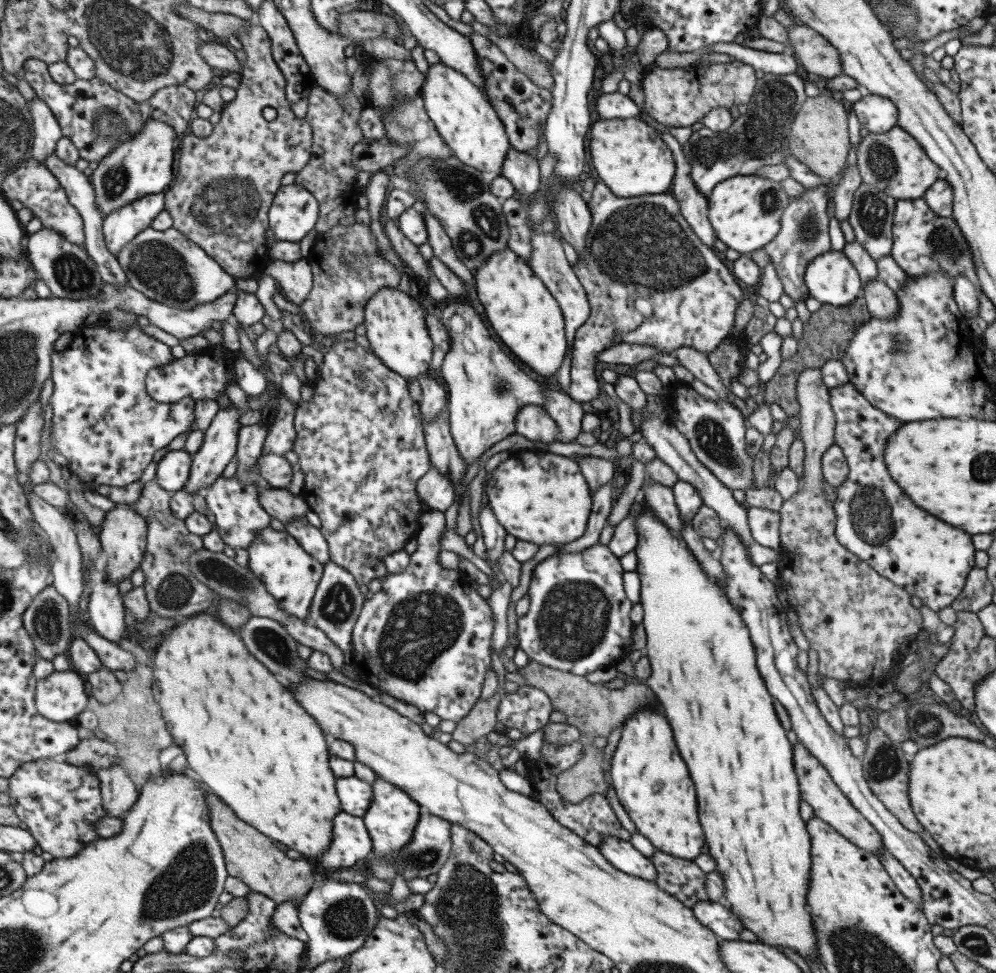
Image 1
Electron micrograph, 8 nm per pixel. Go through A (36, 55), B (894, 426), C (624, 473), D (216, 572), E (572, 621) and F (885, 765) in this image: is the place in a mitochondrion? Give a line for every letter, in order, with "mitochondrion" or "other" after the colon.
A: other
B: other
C: other
D: mitochondrion
E: mitochondrion
F: mitochondrion

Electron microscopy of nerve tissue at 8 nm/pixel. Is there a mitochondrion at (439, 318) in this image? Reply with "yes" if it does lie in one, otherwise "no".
no

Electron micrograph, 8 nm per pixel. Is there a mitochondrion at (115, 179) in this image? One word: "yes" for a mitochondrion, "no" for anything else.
yes

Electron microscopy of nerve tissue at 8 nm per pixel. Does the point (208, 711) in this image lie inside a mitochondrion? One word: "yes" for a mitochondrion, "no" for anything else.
no

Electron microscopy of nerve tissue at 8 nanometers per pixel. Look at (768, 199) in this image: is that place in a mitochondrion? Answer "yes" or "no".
yes

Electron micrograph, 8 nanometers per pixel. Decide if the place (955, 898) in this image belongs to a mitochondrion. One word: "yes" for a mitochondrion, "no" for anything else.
no

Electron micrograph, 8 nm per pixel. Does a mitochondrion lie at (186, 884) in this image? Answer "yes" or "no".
yes

